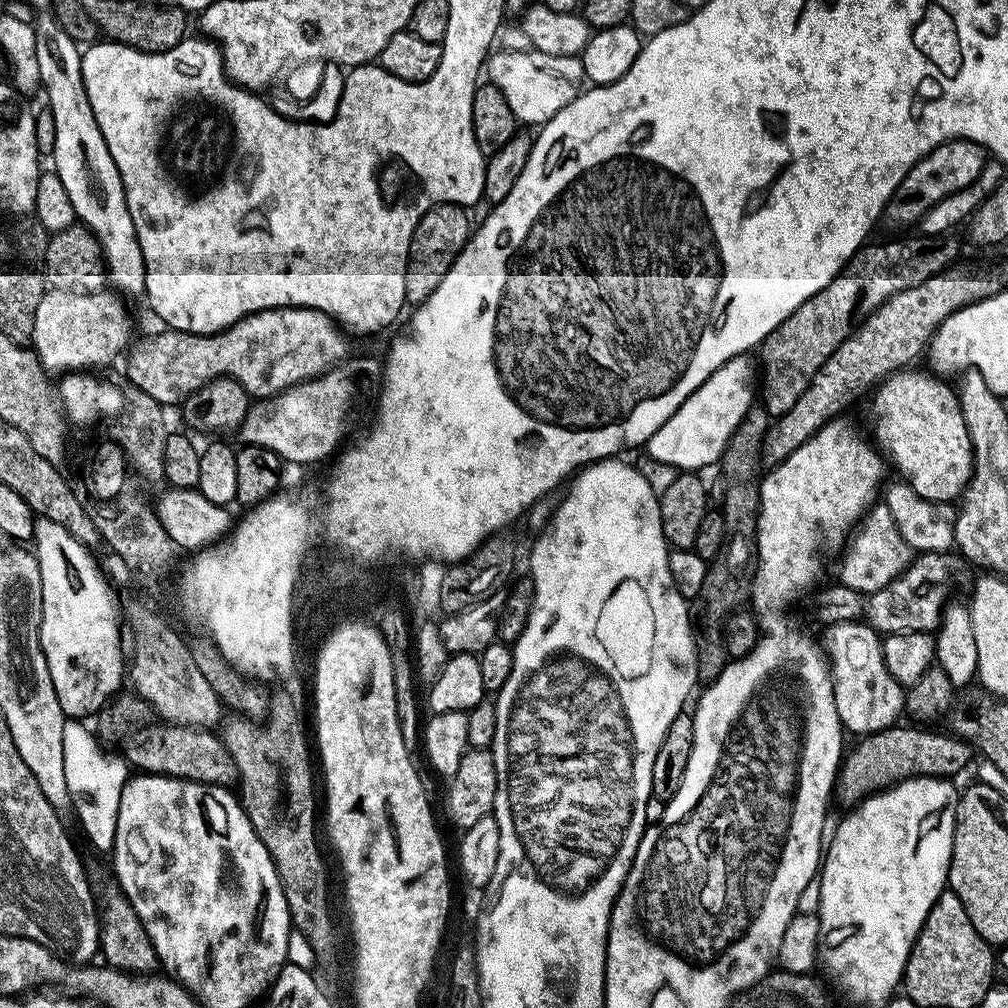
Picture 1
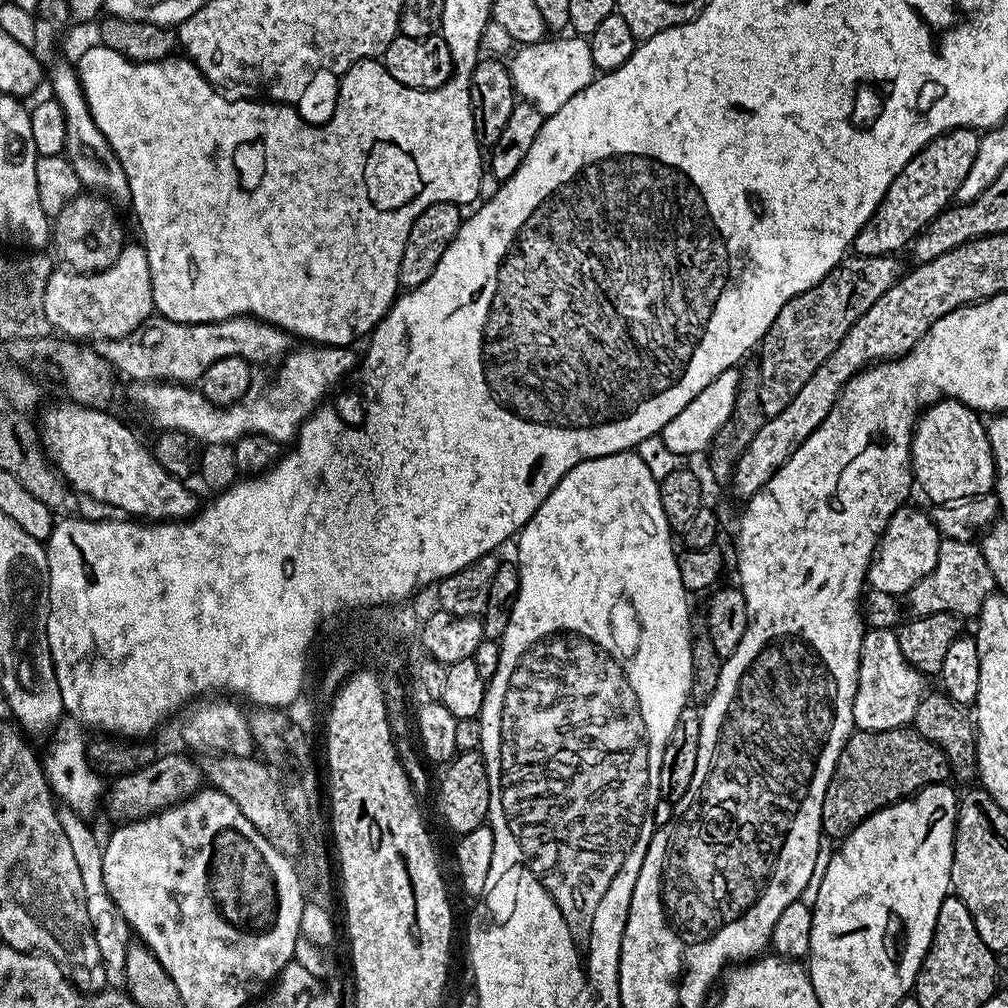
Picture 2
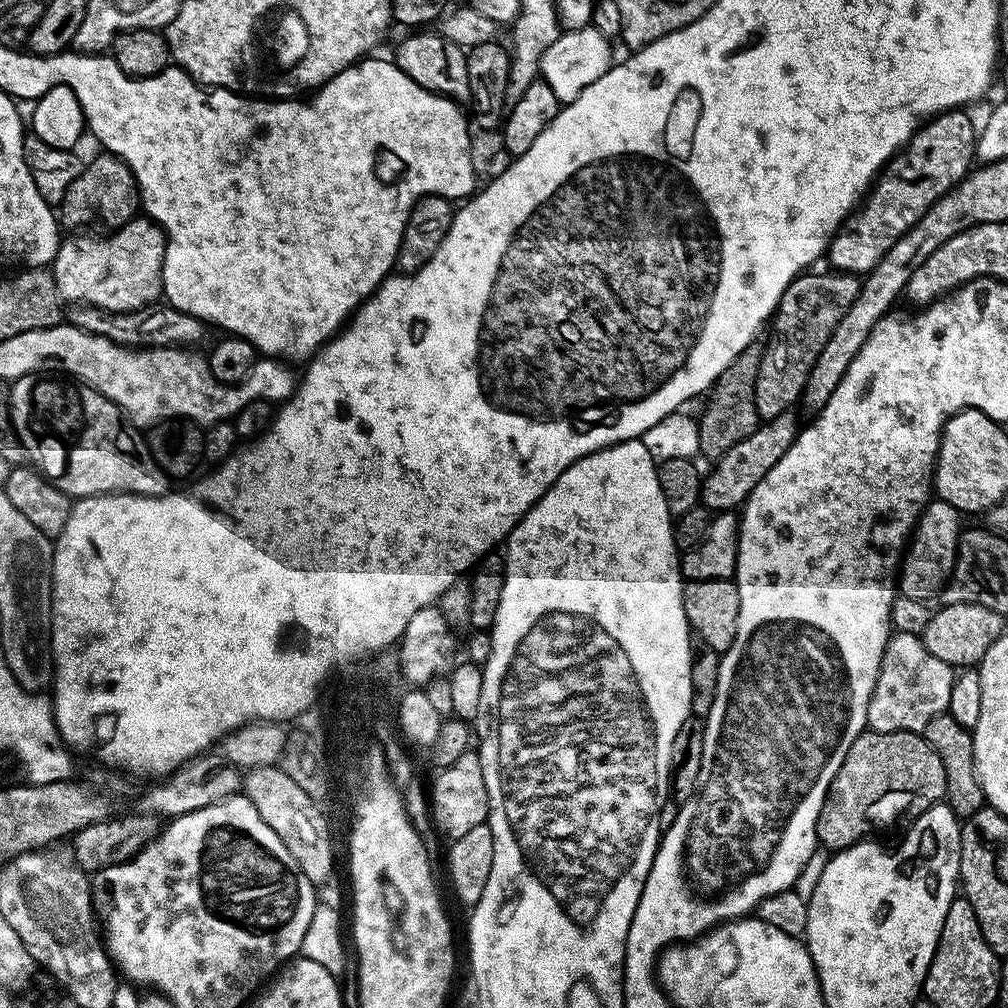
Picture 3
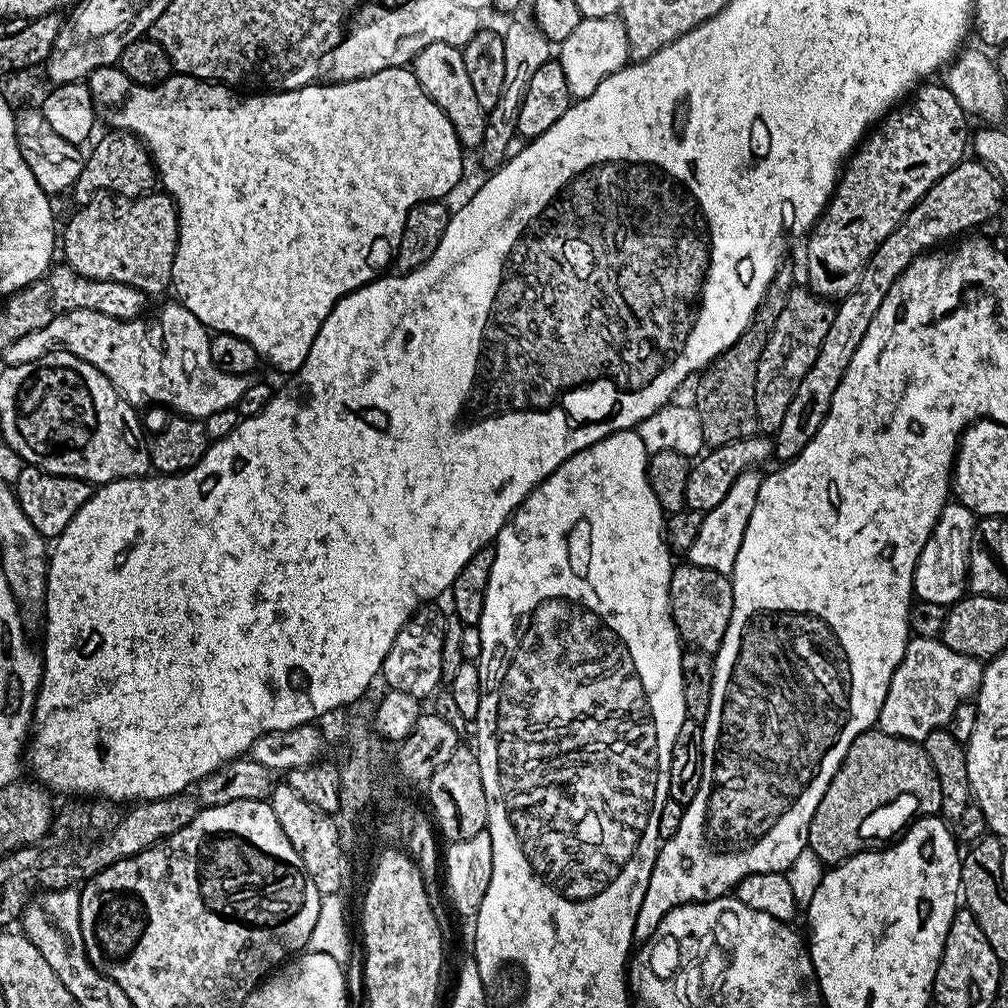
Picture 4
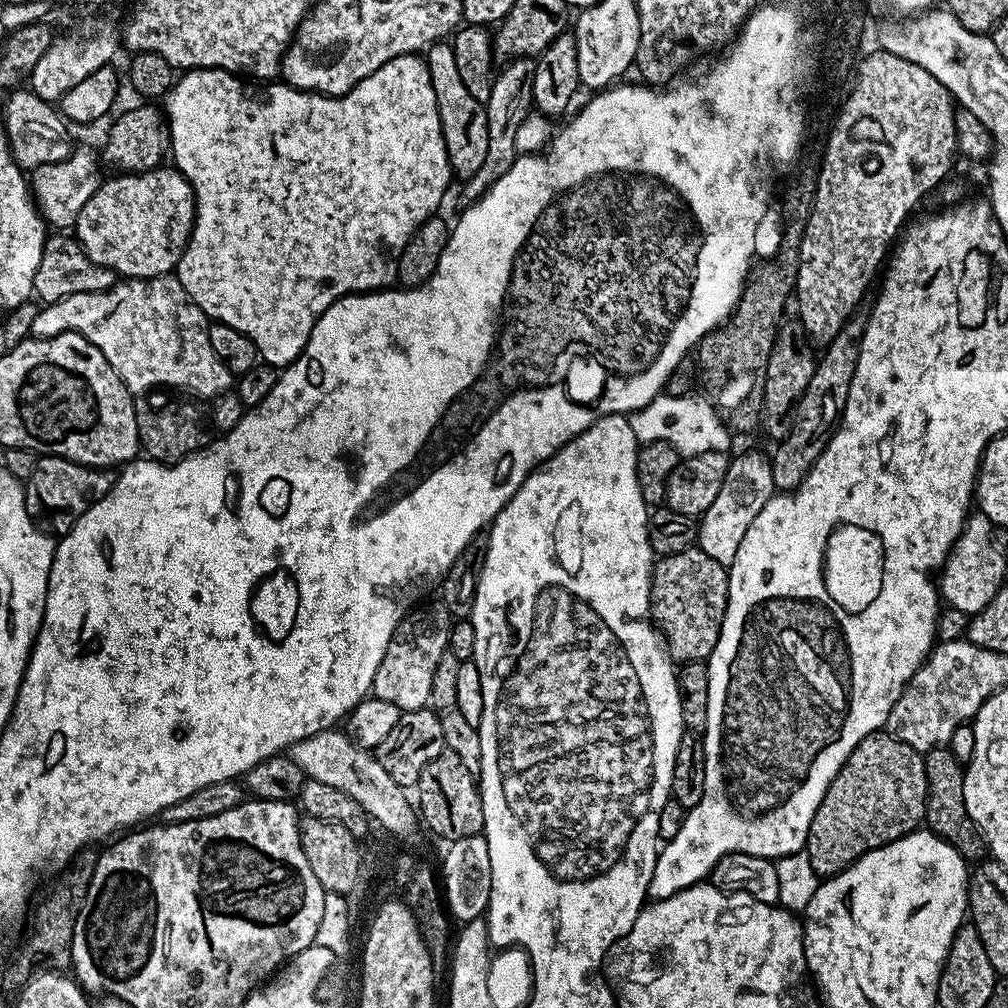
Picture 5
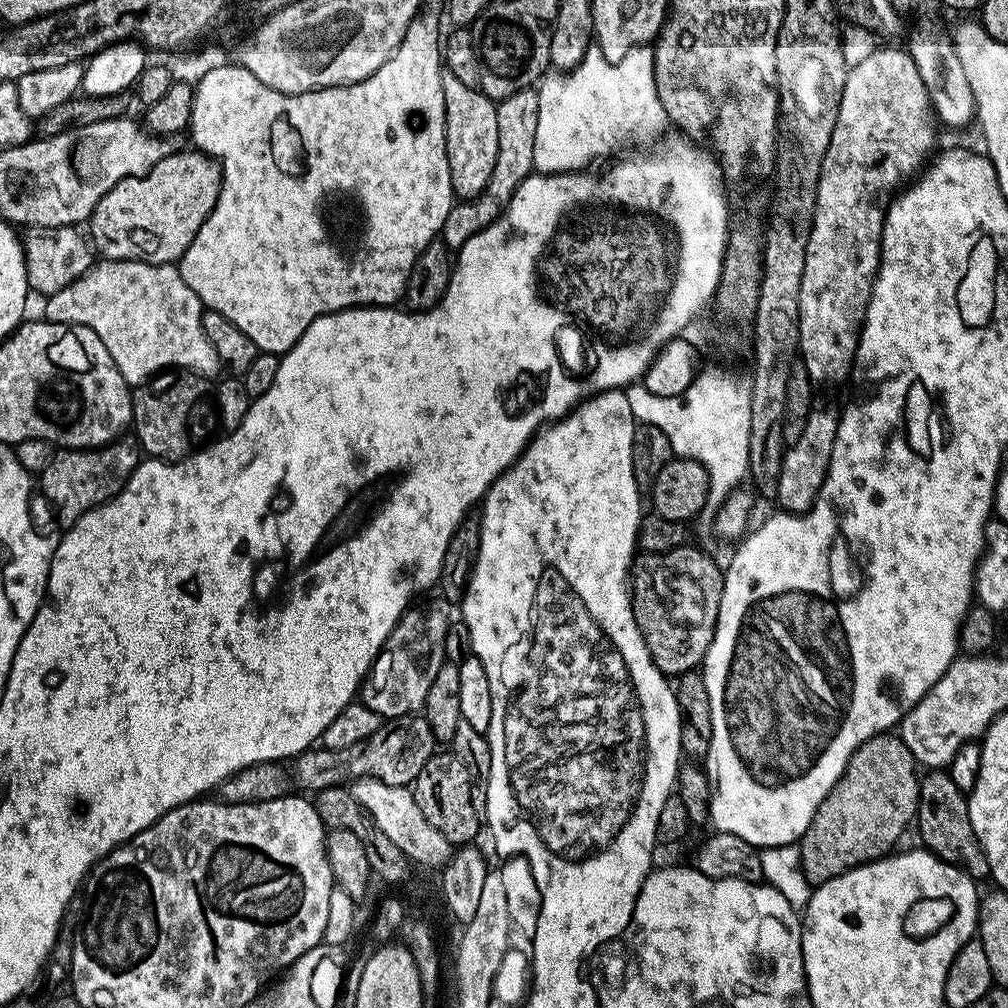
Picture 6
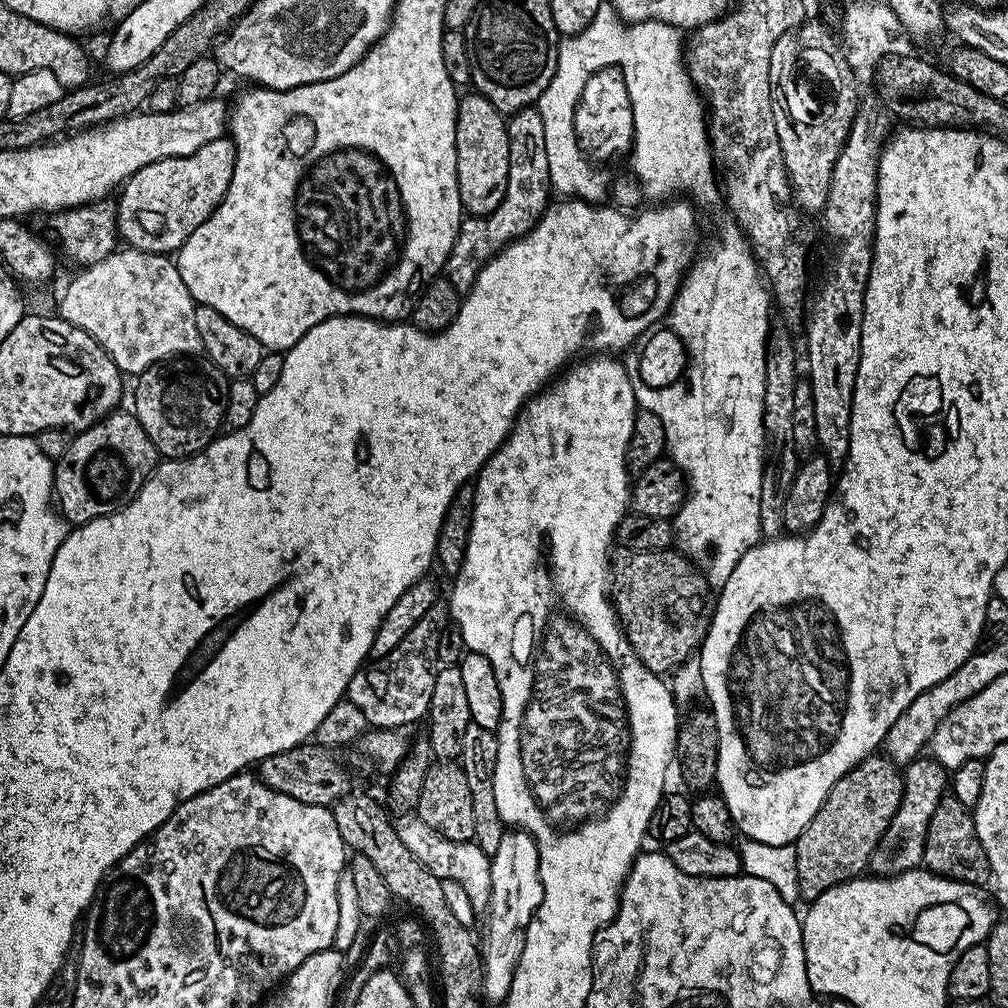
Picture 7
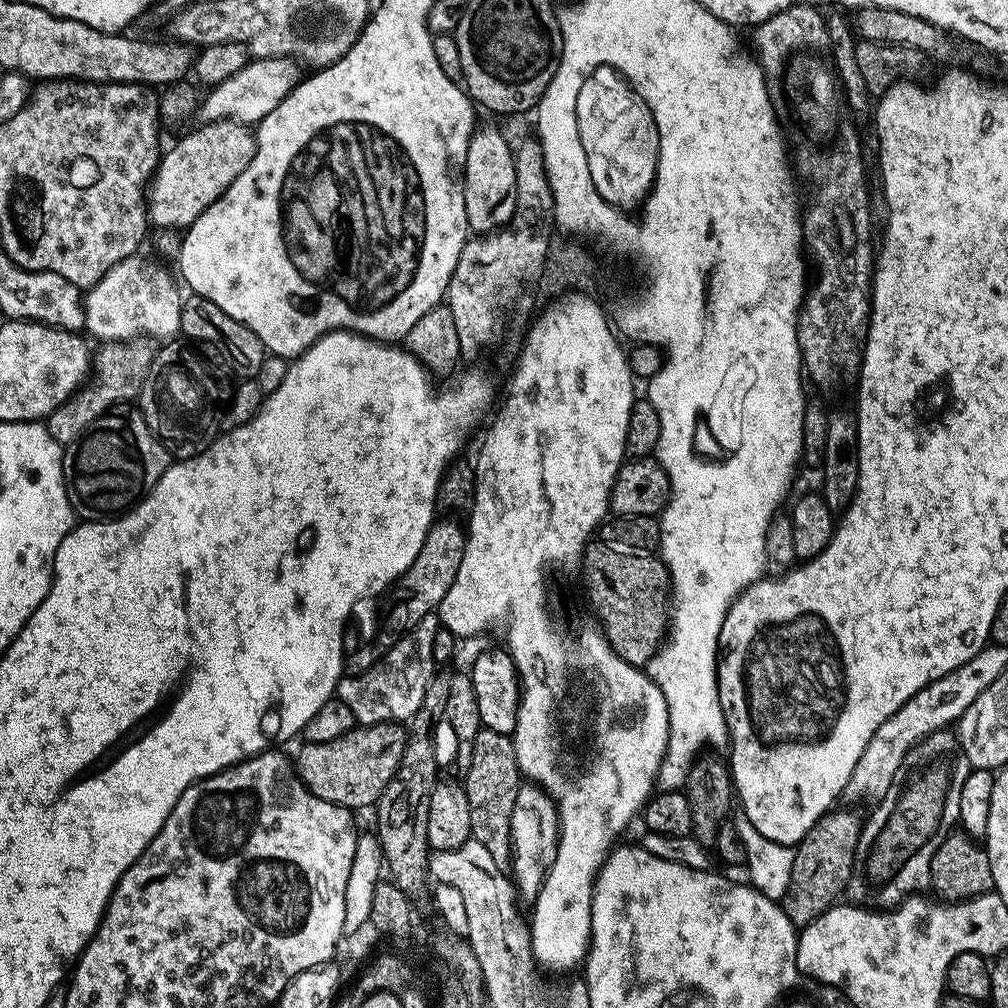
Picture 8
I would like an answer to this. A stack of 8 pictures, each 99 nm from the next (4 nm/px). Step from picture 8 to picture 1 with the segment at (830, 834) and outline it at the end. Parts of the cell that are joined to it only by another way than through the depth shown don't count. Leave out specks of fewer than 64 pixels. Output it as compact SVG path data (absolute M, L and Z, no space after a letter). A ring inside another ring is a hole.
M924 726L900 727L868 732L865 740L858 741L853 748L851 745L850 751L840 761L840 771L836 773L834 796L837 801L840 799L847 806L855 806L875 792L883 792L894 784L912 780L916 776L956 778L967 766L972 752L974 756L973 745L955 734L947 731L927 732Z

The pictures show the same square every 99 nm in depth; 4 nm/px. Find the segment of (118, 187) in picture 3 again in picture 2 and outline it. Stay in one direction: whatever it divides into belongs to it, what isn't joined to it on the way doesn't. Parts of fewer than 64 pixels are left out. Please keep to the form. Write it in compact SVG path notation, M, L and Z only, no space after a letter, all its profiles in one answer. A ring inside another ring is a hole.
M81 194L74 197L70 202L66 202L66 206L62 206L62 210L54 217L50 224L50 244L51 247L56 247L55 255L58 257L60 255L61 265L67 266L73 272L100 272L104 268L108 268L111 264L116 261L120 251L124 249L126 243L126 237L124 237L124 224L120 221L120 216L115 212L117 209L114 207L113 201L99 195L99 194Z

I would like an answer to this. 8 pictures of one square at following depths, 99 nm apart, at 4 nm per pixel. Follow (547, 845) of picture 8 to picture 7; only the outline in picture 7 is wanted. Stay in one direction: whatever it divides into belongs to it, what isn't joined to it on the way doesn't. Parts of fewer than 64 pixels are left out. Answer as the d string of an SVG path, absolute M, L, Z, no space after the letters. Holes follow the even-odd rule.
M524 834L519 837L521 840L512 840L512 838L506 838L498 846L496 852L491 853L490 859L492 861L492 889L490 890L490 902L486 909L486 917L488 916L488 921L484 924L484 936L482 932L482 943L479 945L479 952L482 957L482 969L484 971L484 990L482 993L483 999L485 1001L491 1002L491 1000L496 1000L496 1002L503 1002L506 997L508 997L509 990L512 989L512 973L516 971L516 965L520 963L520 955L524 952L524 939L526 938L526 930L529 926L534 923L536 918L536 911L538 906L544 900L544 887L540 881L540 855L538 854L538 846L532 841L531 836Z

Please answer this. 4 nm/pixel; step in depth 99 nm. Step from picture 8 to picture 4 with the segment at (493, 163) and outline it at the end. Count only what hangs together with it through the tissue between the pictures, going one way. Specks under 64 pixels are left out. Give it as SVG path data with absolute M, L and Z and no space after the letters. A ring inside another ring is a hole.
M433 42L413 58L410 70L430 102L434 102L434 106L438 106L438 110L442 110L446 118L450 118L450 126L454 126L454 134L458 134L460 147L465 150L479 149L482 134L486 134L488 118L478 103L478 97L474 95L474 85L470 83L466 71L463 51L446 42Z

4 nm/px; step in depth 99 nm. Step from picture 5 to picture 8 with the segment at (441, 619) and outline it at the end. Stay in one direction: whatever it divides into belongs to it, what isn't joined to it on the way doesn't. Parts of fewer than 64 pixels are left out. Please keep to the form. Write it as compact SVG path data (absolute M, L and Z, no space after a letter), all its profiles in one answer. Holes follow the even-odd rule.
M436 612L426 614L426 618L422 618L422 622L418 622L418 626L401 638L377 664L370 666L366 674L341 676L336 683L334 696L350 706L357 725L411 721L422 706L422 698L426 698L426 686L430 686L438 668L434 658L434 638L440 627L440 617Z

